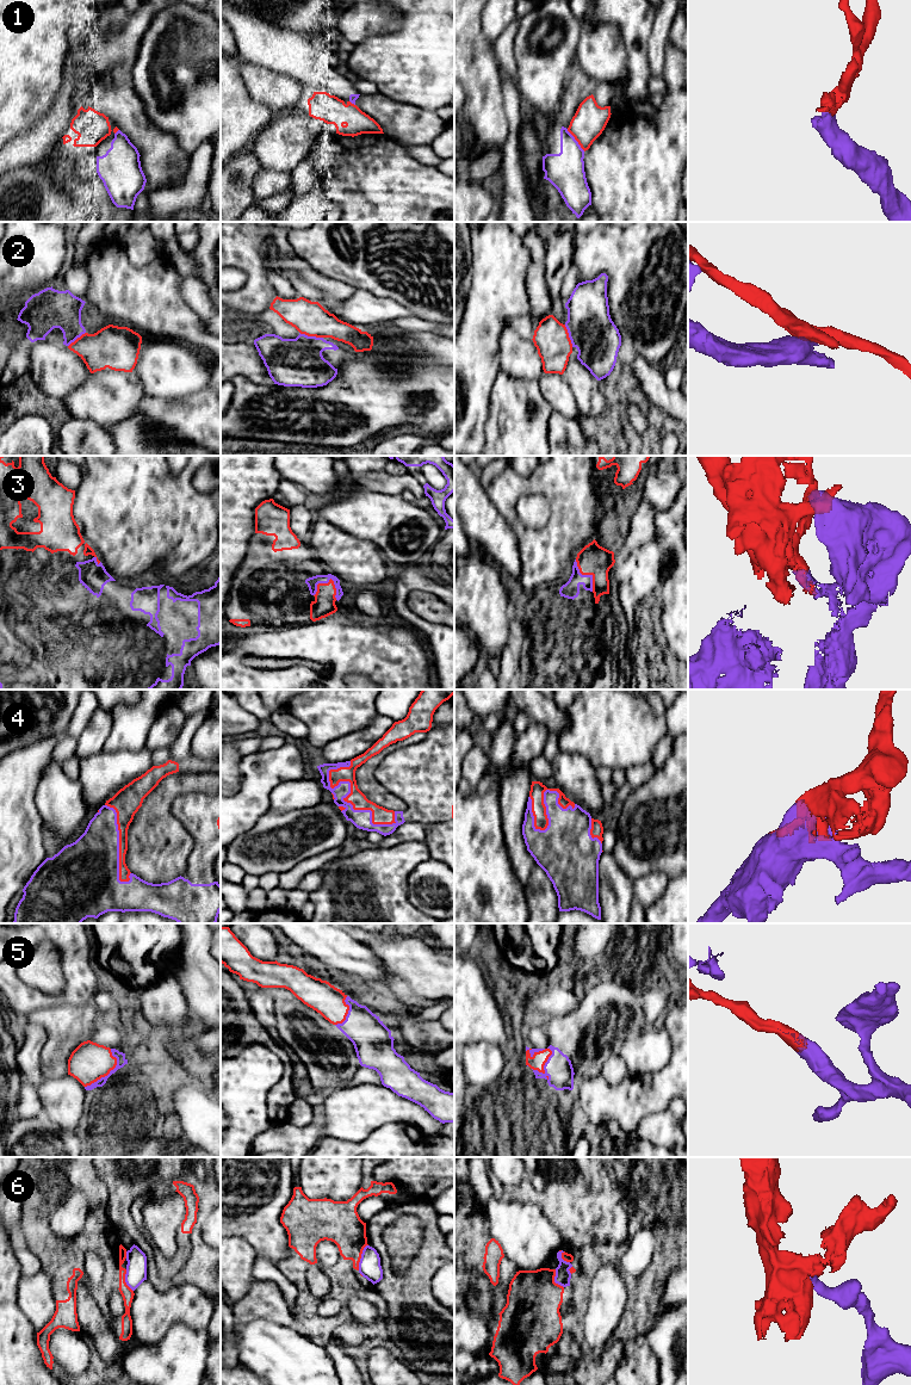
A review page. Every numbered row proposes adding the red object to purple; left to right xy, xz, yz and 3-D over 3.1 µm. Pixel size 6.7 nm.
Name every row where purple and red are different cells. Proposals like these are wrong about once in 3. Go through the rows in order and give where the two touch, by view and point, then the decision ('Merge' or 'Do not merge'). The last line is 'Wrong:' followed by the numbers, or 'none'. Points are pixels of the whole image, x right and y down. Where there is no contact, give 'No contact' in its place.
1: Touches purple at yz (575, 140). Do not merge
2: Touches purple at xz (311, 337). Merge
3: Touches purple at xz (320, 582). Merge
4: Touches purple at xz (349, 803). Merge
5: Touches purple at xy (110, 1073). Merge
6: Touches purple at xz (361, 1257). Do not merge
Wrong: 1, 6

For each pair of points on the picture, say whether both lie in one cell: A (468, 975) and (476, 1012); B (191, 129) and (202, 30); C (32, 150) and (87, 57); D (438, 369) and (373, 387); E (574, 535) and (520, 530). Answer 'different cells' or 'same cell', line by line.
A: same cell
B: same cell
C: same cell
D: same cell
E: same cell

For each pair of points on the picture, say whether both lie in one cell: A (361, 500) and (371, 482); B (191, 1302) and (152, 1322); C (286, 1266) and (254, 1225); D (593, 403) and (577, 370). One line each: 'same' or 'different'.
A: different
B: same
C: different
D: same

